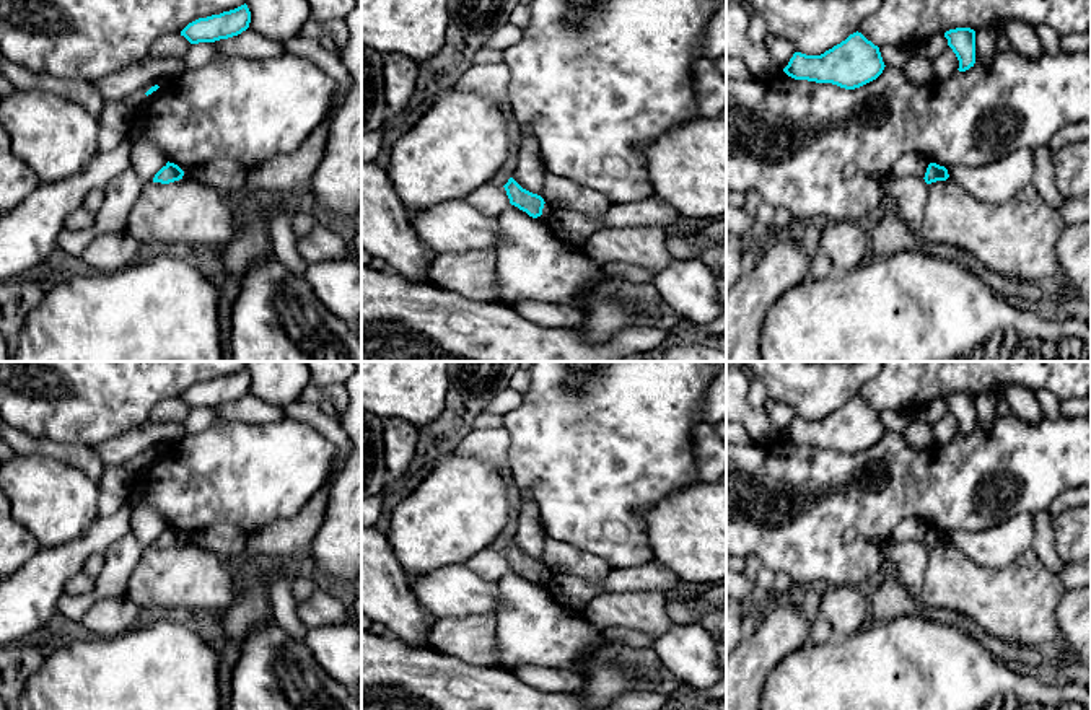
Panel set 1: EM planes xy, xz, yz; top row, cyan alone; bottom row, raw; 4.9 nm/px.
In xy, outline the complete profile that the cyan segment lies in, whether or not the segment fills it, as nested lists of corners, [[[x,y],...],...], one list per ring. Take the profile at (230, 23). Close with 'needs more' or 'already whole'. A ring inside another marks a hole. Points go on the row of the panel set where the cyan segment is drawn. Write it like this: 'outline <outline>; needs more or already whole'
outline [[[244,3],[234,10],[199,18],[189,23],[181,31],[181,36],[184,36],[191,44],[215,42],[241,34],[249,28],[249,23],[251,11]]]; already whole

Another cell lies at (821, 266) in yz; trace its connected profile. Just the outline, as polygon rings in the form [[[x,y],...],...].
[[[816,249],[813,252],[813,261],[809,265],[809,277],[821,280],[821,278],[829,277],[830,274],[834,274],[834,269],[832,269],[832,262],[829,256],[824,254],[821,249]]]

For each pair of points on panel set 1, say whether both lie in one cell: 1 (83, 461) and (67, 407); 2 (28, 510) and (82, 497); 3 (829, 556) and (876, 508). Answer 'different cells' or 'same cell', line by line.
1: different cells
2: same cell
3: same cell

